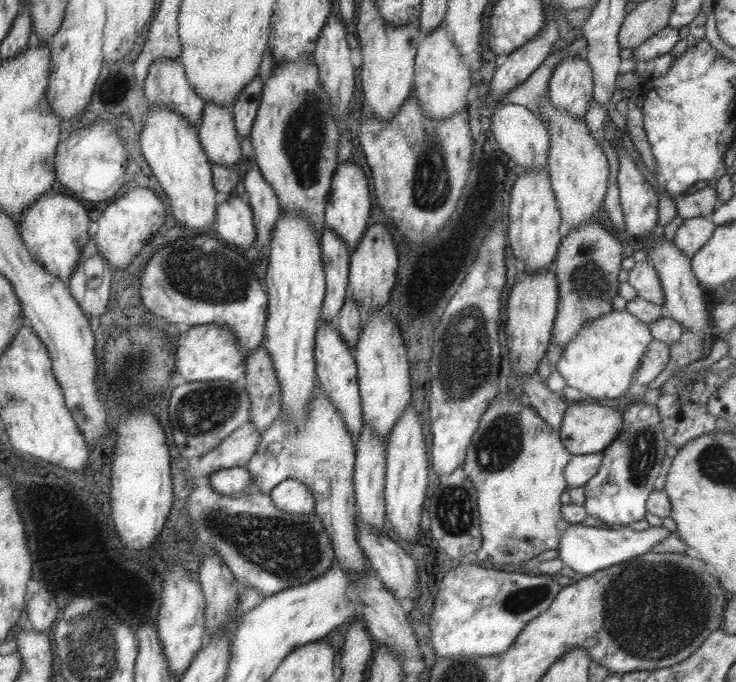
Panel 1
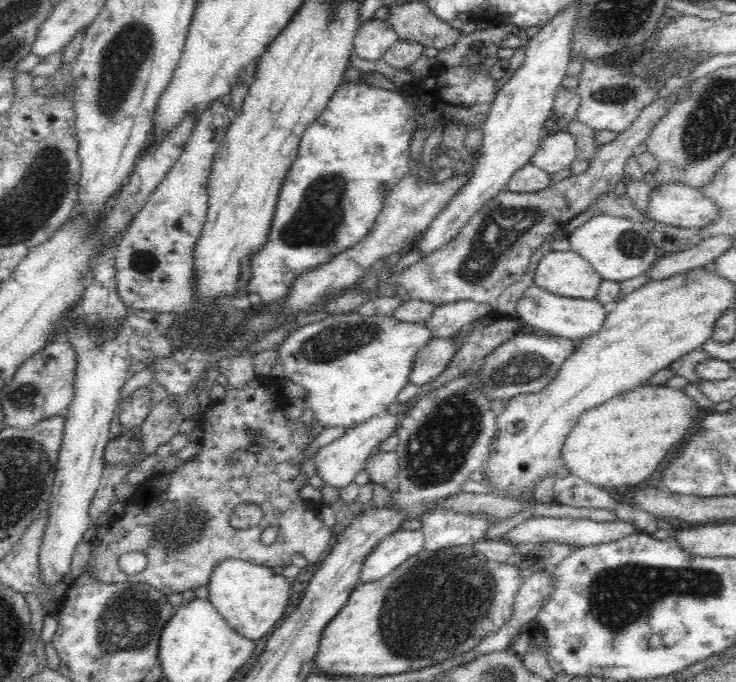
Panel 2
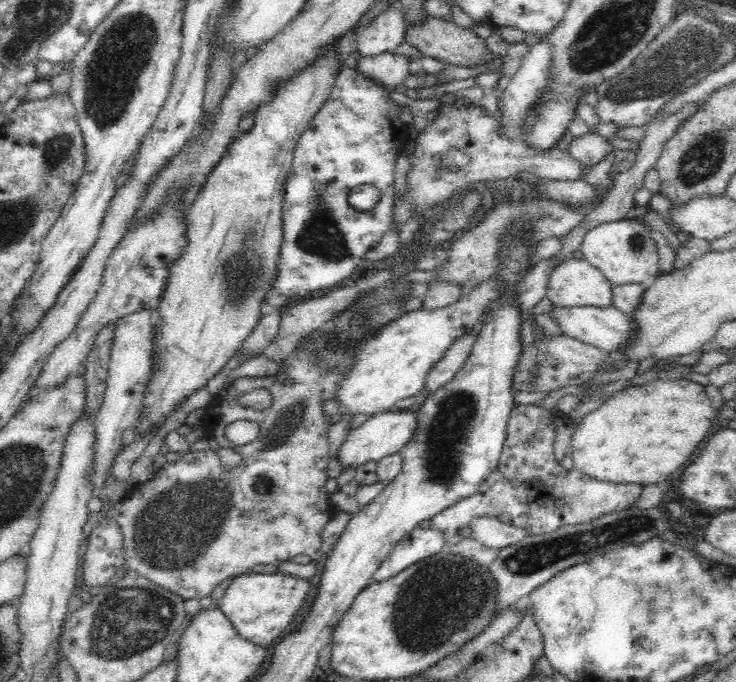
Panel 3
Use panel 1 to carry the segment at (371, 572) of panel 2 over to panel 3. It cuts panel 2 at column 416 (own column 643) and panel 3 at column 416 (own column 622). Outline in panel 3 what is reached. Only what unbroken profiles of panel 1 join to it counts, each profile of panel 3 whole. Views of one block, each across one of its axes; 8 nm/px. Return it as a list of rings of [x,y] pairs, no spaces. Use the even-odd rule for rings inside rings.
[[[417,527],[395,544],[391,554],[382,560],[380,567],[372,575],[372,582],[382,582],[388,577],[396,576],[404,568],[441,552],[444,544],[445,540],[440,532],[432,528]]]

